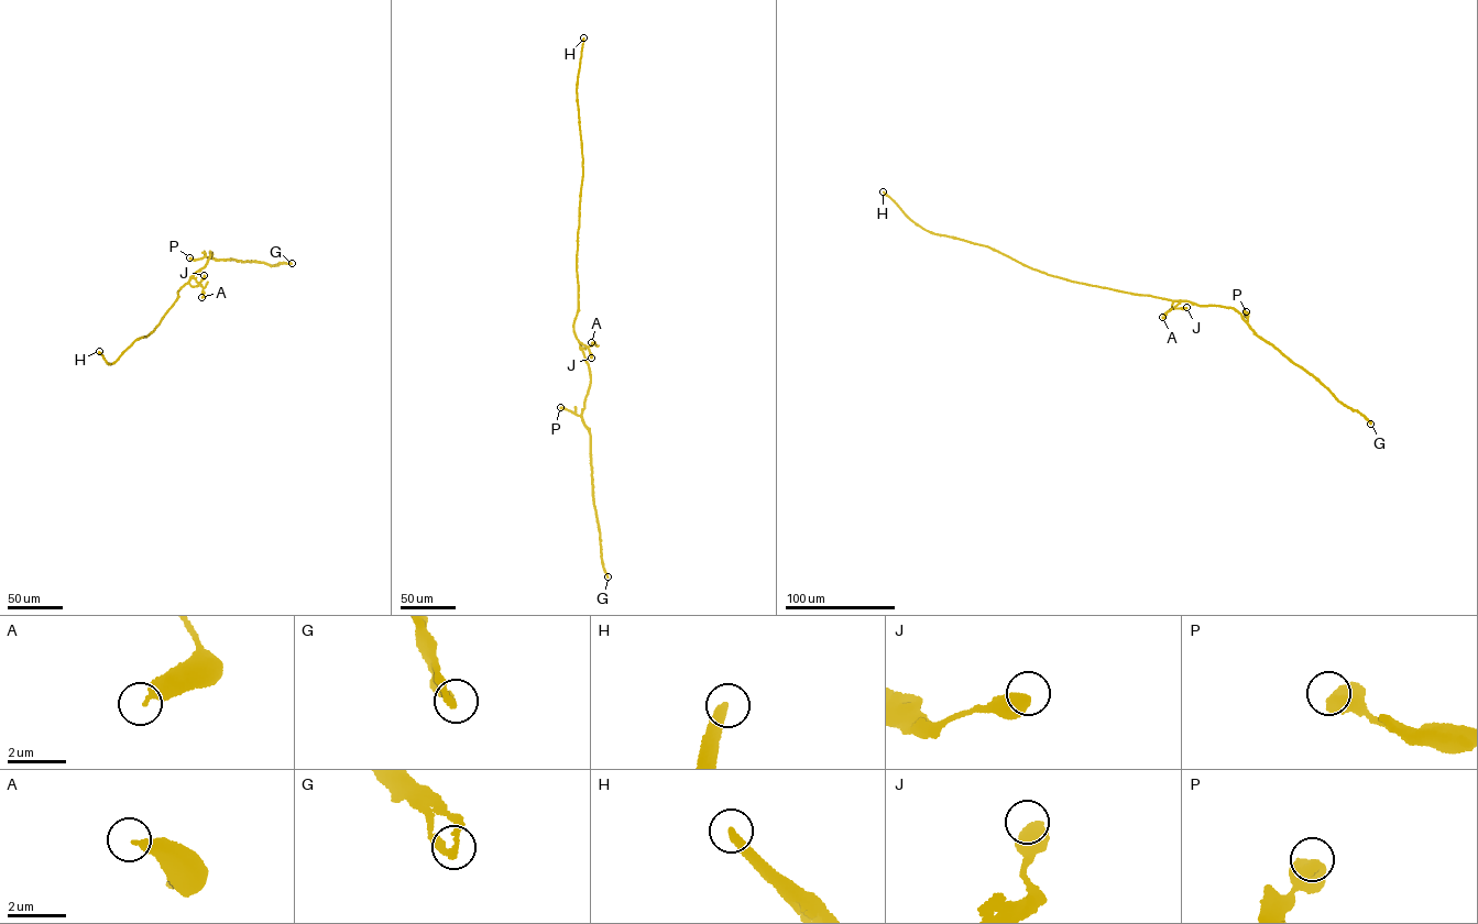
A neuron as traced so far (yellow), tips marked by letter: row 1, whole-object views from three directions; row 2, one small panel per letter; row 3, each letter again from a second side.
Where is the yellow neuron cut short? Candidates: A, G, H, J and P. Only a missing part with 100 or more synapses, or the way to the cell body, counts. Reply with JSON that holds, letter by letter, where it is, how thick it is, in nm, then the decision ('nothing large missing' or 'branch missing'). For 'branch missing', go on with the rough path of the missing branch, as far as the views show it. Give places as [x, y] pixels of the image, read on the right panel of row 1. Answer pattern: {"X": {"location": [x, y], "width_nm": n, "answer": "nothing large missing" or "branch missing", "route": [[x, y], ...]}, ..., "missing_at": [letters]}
{"A": {"location": [1162, 317], "width_nm": 320, "answer": "nothing large missing"}, "G": {"location": [1370, 424], "width_nm": 190, "answer": "nothing large missing"}, "H": {"location": [883, 191], "width_nm": 300, "answer": "branch missing"}, "J": {"location": [1186, 307], "width_nm": 650, "answer": "nothing large missing"}, "P": {"location": [1246, 311], "width_nm": 650, "answer": "nothing large missing"}, "missing_at": ["H"]}

